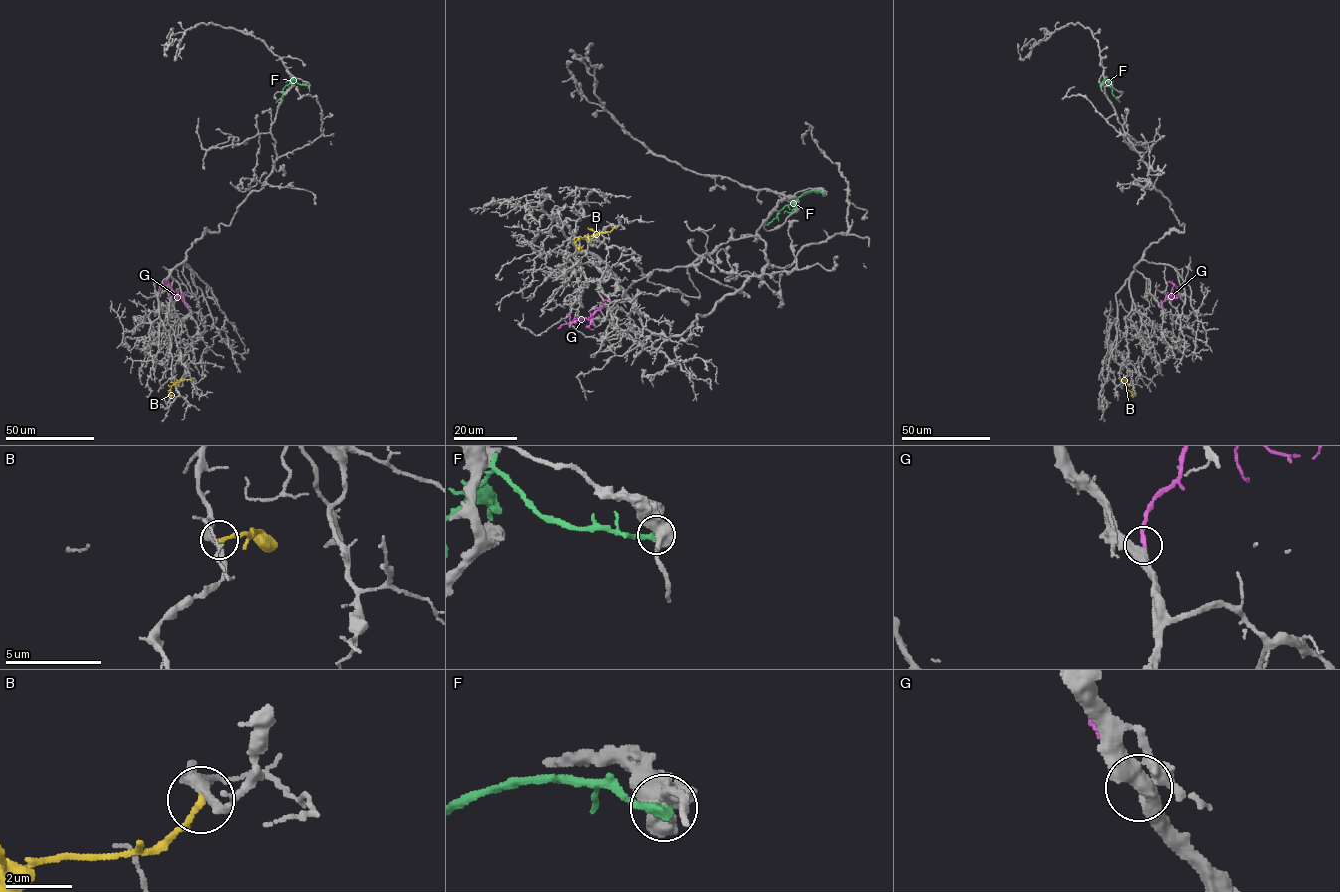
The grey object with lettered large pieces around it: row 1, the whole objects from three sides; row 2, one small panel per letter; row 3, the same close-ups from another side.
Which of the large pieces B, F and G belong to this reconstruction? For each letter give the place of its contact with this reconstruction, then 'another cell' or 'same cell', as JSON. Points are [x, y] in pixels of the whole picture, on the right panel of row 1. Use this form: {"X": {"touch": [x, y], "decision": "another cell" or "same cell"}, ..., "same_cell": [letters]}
{"B": {"touch": [1121, 380], "decision": "another cell"}, "F": {"touch": [1102, 85], "decision": "another cell"}, "G": {"touch": [1162, 306], "decision": "same cell"}, "same_cell": ["G"]}

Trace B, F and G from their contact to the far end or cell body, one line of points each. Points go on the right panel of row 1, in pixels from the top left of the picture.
B: (1121, 380), (1126, 381), (1131, 396)
F: (1101, 85), (1105, 79), (1119, 102)
G: (1161, 306), (1167, 295), (1172, 296), (1174, 284), (1177, 291)

